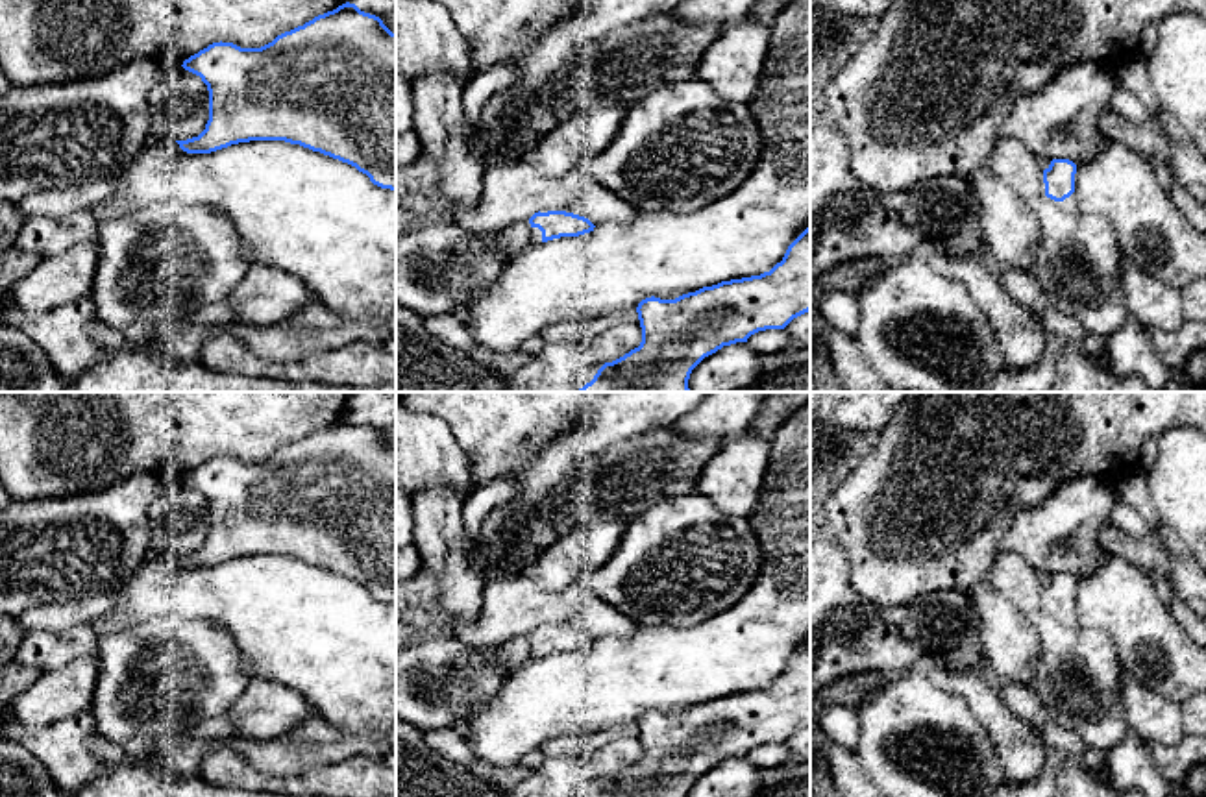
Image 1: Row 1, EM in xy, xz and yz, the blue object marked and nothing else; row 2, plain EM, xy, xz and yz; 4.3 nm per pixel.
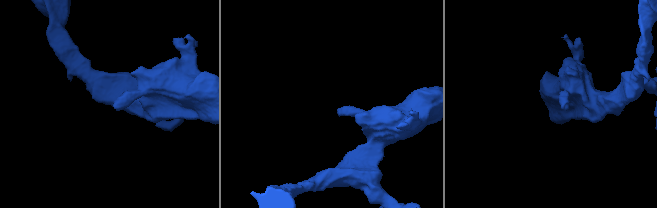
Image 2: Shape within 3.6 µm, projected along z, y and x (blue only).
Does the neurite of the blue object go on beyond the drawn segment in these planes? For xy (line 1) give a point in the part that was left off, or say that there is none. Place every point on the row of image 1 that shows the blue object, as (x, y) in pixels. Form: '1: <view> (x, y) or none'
1: none

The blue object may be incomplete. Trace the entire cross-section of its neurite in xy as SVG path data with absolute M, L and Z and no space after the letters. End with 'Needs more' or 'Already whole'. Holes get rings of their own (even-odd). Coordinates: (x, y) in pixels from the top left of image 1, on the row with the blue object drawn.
M342 4L277 35L261 48L213 43L181 65L209 91L209 120L192 139L176 141L187 153L211 153L250 141L285 141L320 152L366 174L381 189L396 190L396 33L379 17Z. Already whole

